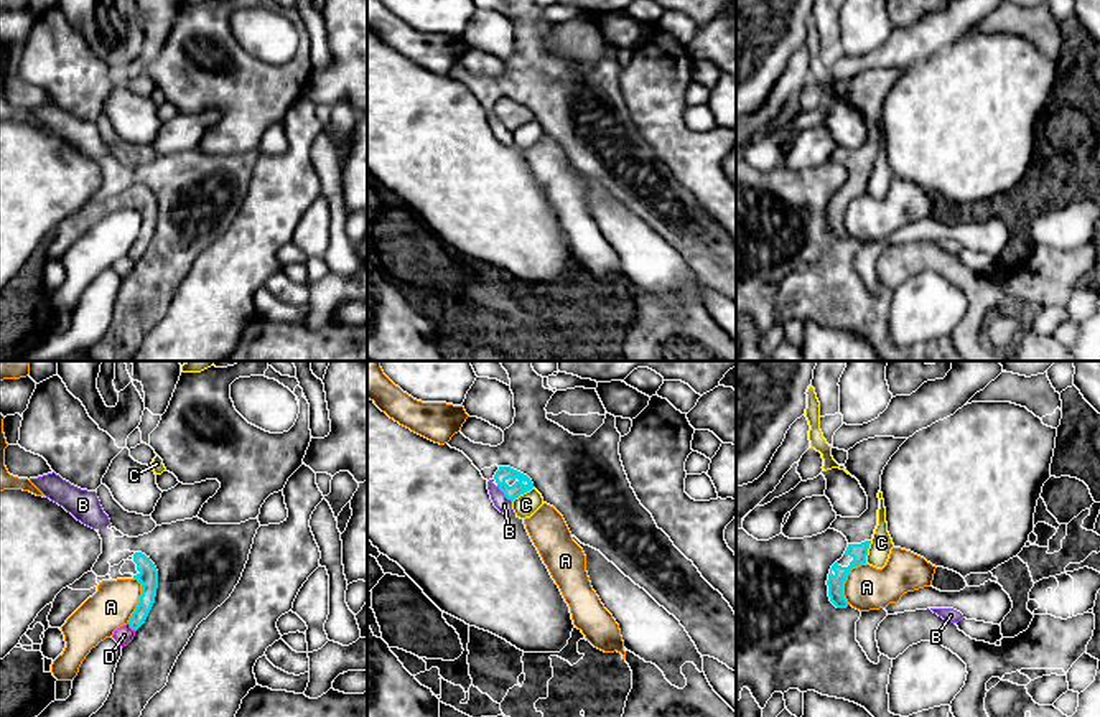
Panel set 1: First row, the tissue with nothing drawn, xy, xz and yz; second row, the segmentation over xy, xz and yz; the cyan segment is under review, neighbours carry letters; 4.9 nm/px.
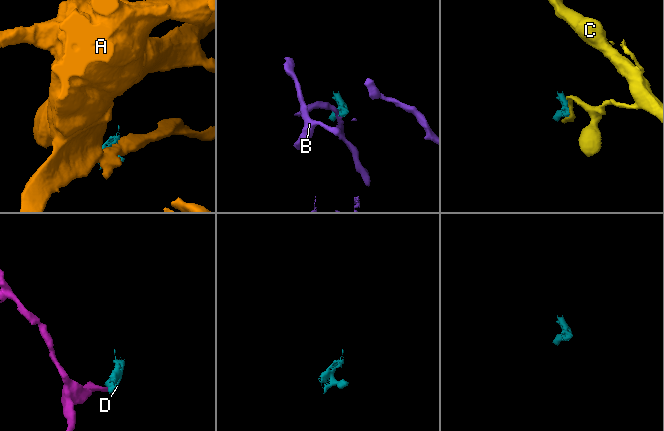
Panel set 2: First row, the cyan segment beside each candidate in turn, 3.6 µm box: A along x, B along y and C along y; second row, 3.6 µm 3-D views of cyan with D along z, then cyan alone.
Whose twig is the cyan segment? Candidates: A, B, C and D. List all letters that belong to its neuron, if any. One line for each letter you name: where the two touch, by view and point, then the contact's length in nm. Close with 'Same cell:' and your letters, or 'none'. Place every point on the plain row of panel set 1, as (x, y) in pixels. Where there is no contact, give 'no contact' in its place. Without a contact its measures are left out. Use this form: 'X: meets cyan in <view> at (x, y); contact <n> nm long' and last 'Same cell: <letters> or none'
Same cell: none

